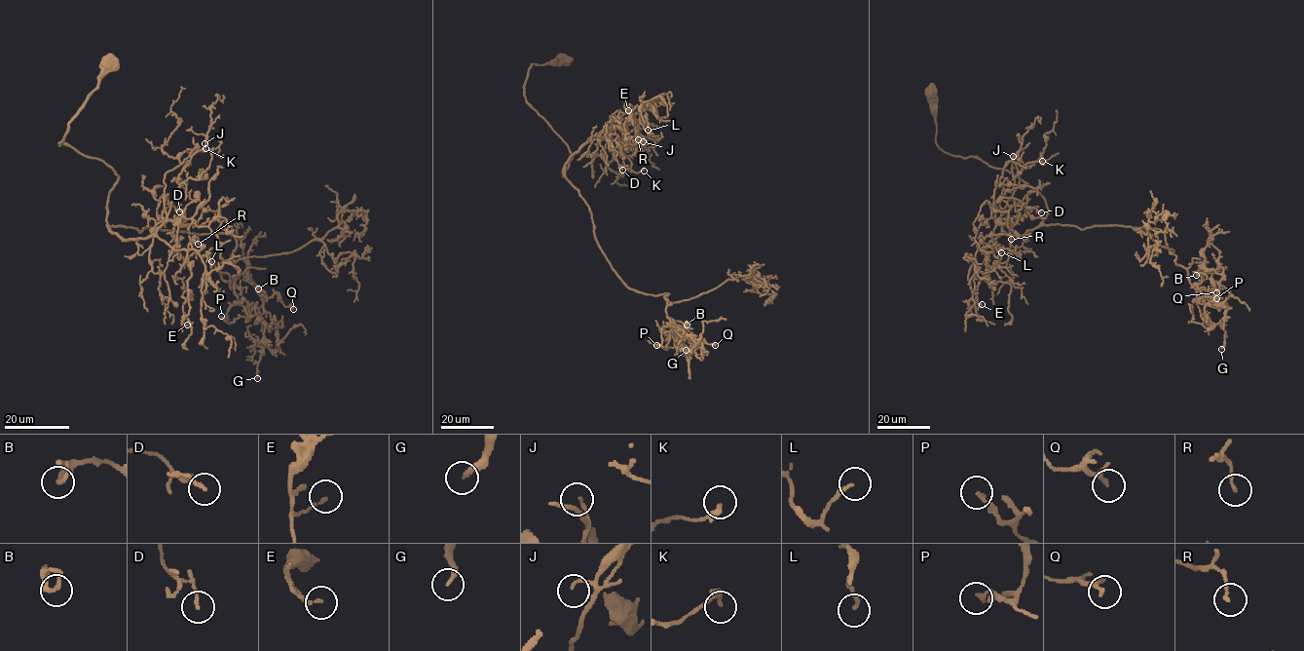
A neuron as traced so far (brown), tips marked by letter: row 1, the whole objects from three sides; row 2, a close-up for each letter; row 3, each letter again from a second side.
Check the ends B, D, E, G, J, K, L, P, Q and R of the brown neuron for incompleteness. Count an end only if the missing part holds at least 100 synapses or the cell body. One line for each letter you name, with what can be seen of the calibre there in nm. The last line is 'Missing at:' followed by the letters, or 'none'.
Missing at: none

